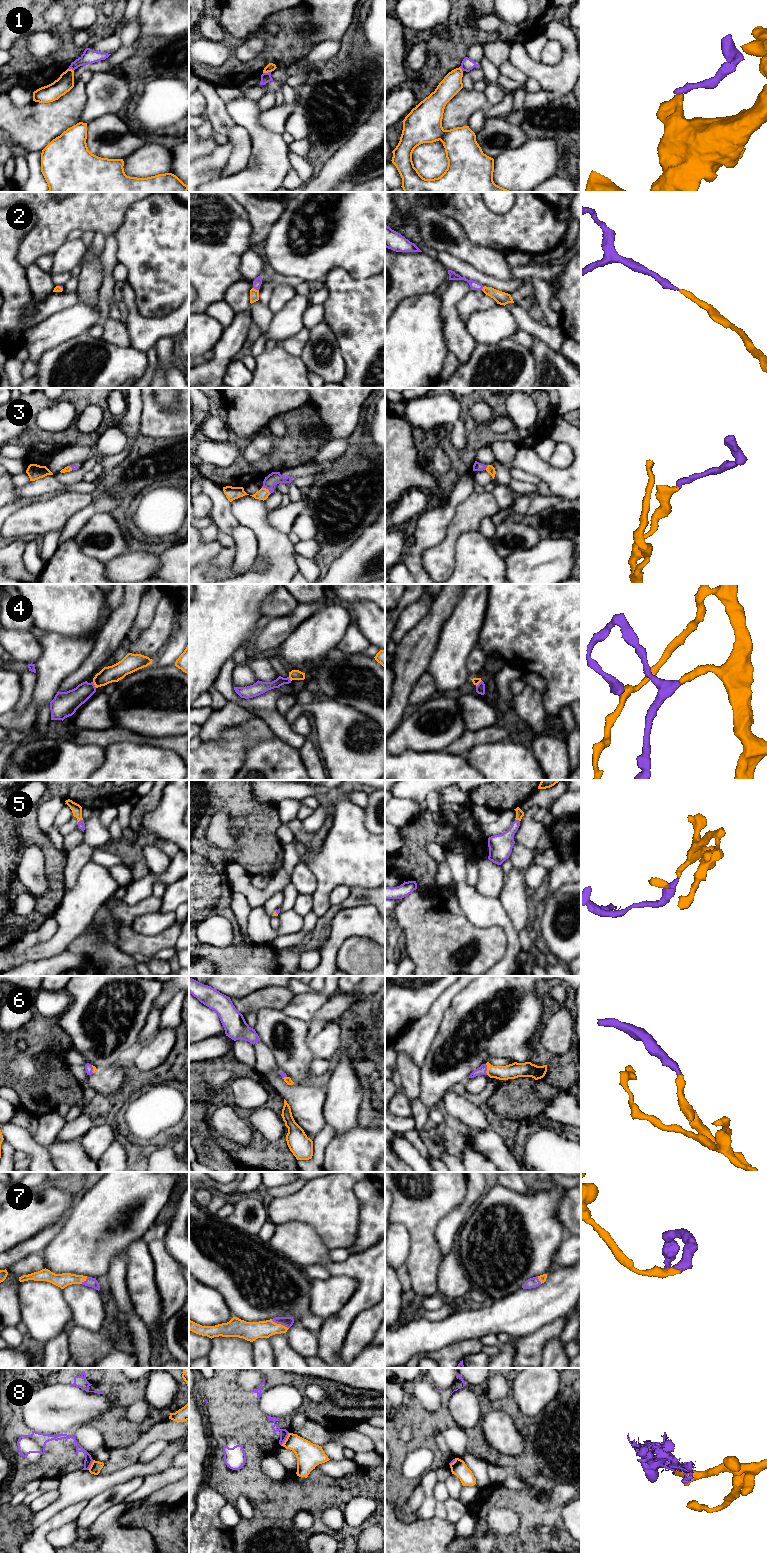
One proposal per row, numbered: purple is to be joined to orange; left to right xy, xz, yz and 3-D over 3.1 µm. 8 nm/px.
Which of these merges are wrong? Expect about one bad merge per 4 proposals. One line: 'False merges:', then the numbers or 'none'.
False merges: 1, 8

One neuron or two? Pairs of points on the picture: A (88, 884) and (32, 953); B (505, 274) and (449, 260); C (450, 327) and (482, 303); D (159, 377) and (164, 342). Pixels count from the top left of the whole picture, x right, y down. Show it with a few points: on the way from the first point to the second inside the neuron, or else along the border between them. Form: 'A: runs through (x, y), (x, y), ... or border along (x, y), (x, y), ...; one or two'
A: runs through (80, 904), (73, 915), (69, 928), (52, 945); one
B: border along (453, 255), (470, 263), (480, 271), (495, 277); two
C: border along (464, 296), (457, 304), (457, 314), (465, 324); two
D: border along (158, 362), (165, 377); two

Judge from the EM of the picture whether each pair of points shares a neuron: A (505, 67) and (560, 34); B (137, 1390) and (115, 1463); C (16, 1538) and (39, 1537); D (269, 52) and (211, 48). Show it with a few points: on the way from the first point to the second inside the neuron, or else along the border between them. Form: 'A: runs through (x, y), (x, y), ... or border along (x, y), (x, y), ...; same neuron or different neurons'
A: border along (507, 60), (528, 78); different neurons
B: border along (139, 1435), (127, 1446), (111, 1450); different neurons
C: border along (34, 1530), (22, 1542); different neurons
D: runs through (255, 66), (233, 67), (225, 59); same neuron

